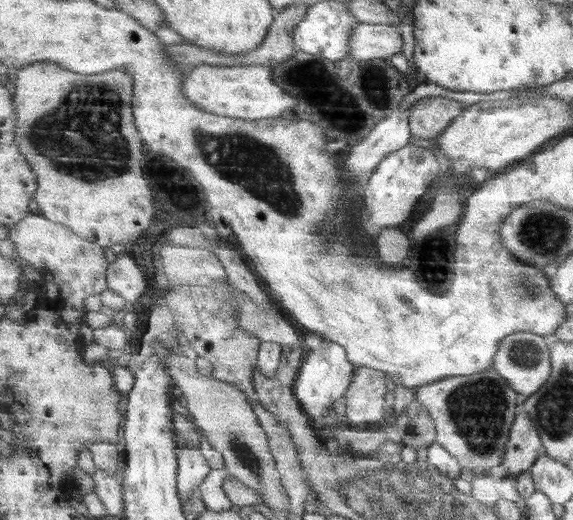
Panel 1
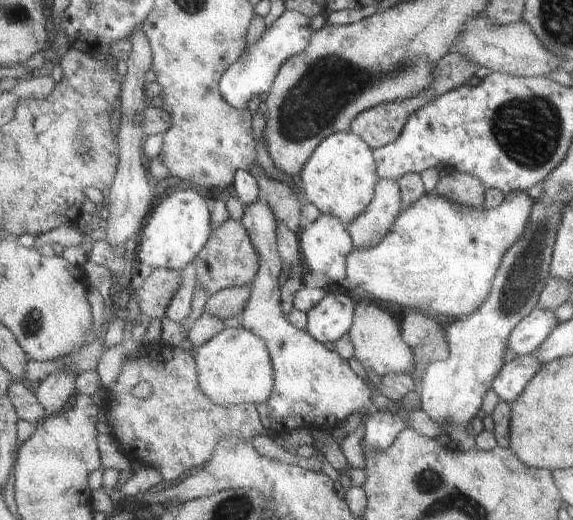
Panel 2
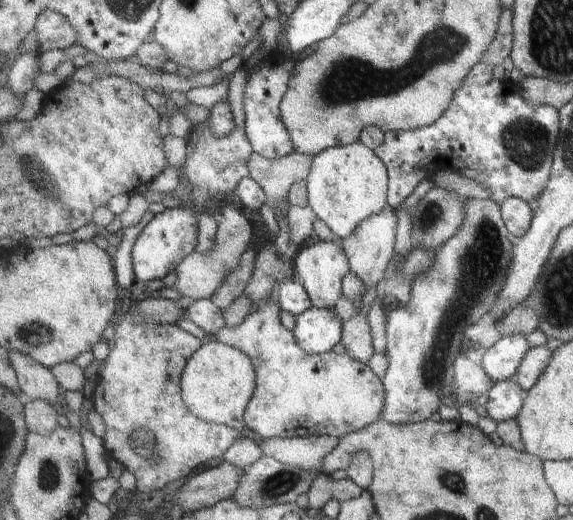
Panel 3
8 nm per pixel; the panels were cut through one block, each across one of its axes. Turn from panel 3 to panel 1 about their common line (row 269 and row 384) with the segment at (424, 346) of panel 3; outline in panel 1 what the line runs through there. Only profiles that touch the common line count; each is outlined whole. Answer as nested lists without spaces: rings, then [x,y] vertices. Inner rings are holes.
[[[485,370],[471,376],[445,377],[433,384],[419,386],[415,392],[415,398],[429,409],[429,415],[435,421],[438,433],[437,443],[443,446],[462,468],[473,472],[495,468],[503,462],[503,456],[507,452],[507,442],[511,434],[511,426],[515,422],[515,414],[518,414],[520,406],[517,406],[518,392],[511,387],[509,381],[499,372]]]

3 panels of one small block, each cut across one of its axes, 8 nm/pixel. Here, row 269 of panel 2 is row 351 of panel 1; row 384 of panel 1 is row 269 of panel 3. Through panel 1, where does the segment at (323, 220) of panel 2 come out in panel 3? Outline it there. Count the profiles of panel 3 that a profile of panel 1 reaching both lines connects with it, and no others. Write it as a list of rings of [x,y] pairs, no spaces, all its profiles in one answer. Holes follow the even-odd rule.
[[[341,238],[335,241],[319,241],[299,251],[294,262],[294,279],[303,285],[310,296],[313,307],[334,309],[337,300],[344,295],[344,278],[350,273],[350,262],[343,248]]]

